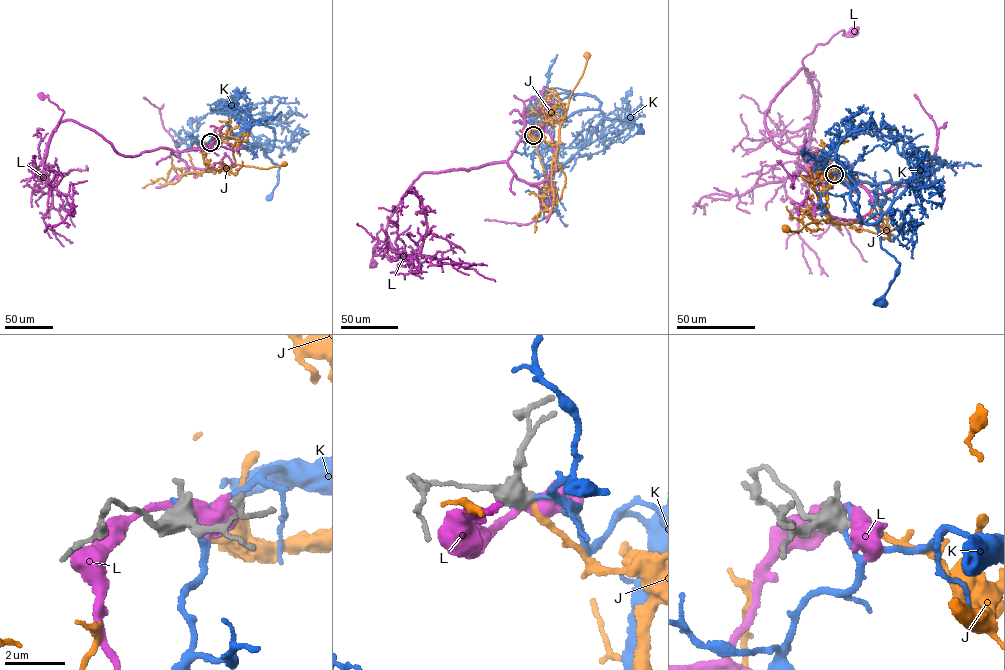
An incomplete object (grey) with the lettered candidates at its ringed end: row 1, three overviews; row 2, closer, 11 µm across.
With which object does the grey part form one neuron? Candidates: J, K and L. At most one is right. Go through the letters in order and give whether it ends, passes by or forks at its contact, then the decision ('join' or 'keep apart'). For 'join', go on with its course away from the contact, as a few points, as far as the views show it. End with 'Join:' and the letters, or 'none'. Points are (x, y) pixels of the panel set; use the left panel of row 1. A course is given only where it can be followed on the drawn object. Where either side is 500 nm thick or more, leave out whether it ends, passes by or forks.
J: it ends | join | via (210, 142), (224, 141), (238, 150), (242, 142), (233, 146), (232, 167), (267, 169), (284, 164)
K: it ends | keep apart
L: it passes by | keep apart
Join: J

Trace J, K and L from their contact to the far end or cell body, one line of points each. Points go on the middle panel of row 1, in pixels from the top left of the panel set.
J: (534, 135), (539, 137), (554, 106), (548, 96), (541, 93), (543, 103), (565, 120), (569, 98), (587, 56)
K: (533, 135), (538, 135), (549, 123), (590, 109), (598, 109), (605, 119), (617, 117), (641, 125), (639, 131)
L: (534, 135), (524, 133), (505, 161), (420, 175), (390, 218), (386, 233), (381, 224), (373, 263)

